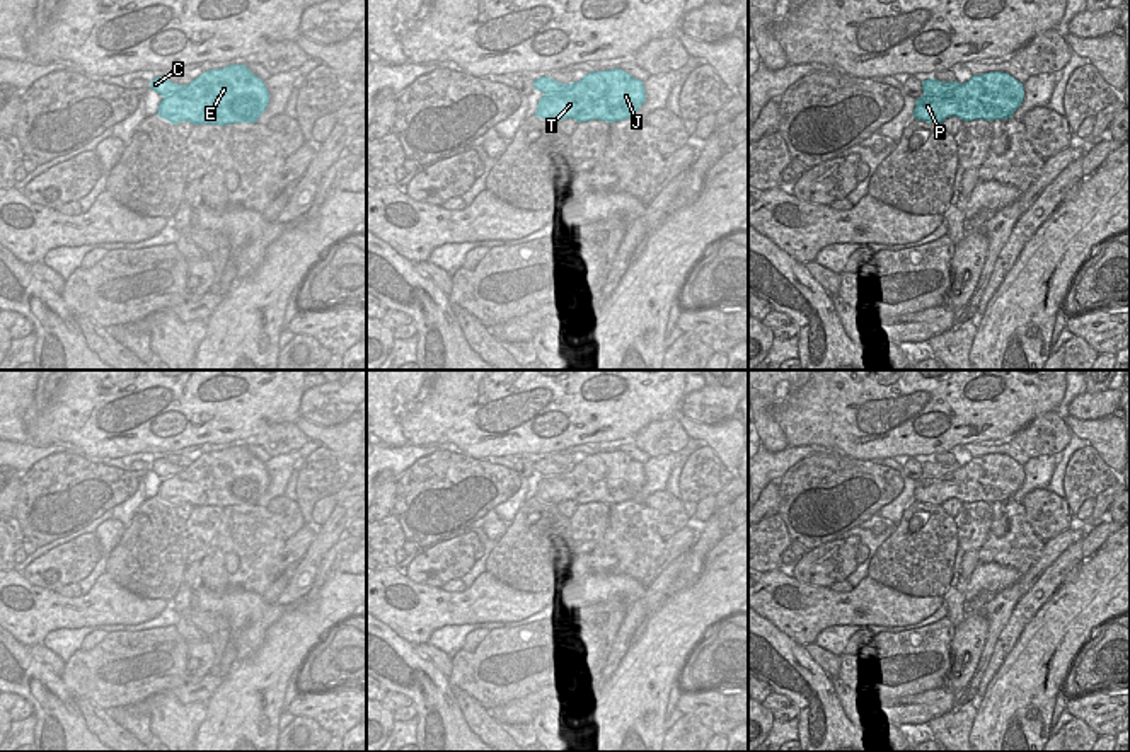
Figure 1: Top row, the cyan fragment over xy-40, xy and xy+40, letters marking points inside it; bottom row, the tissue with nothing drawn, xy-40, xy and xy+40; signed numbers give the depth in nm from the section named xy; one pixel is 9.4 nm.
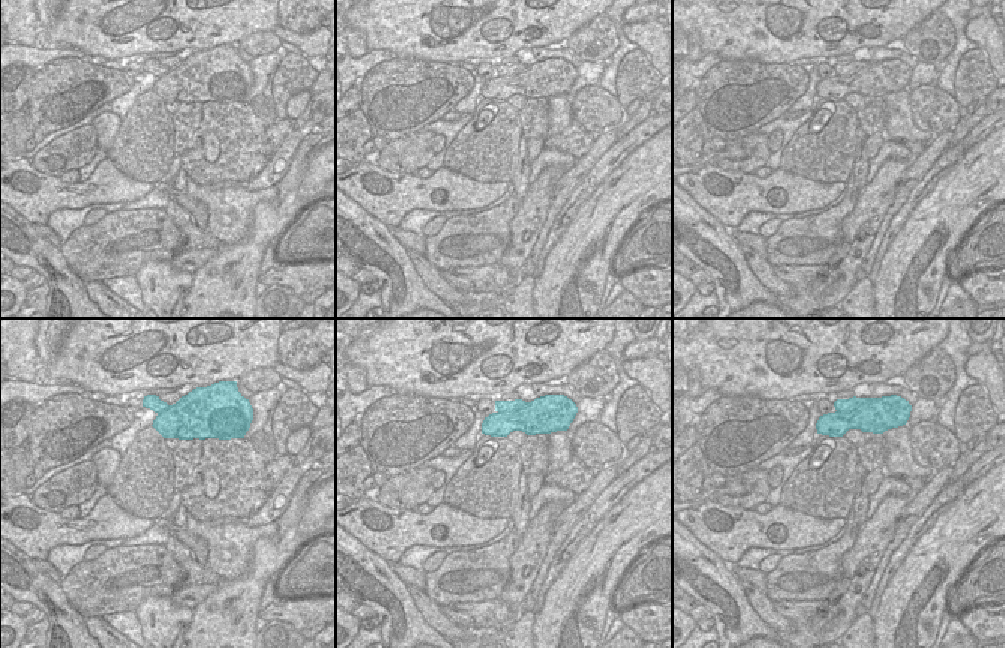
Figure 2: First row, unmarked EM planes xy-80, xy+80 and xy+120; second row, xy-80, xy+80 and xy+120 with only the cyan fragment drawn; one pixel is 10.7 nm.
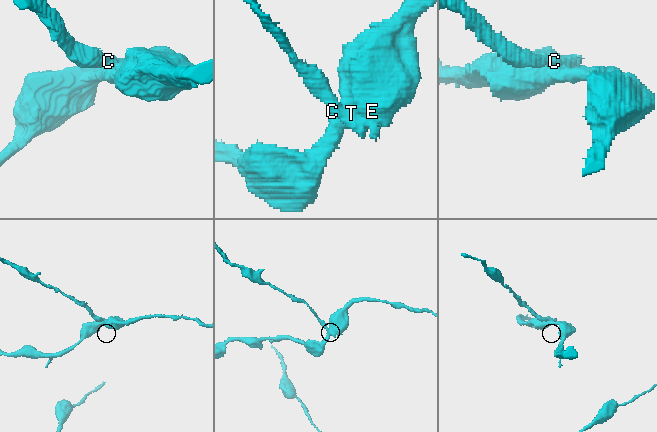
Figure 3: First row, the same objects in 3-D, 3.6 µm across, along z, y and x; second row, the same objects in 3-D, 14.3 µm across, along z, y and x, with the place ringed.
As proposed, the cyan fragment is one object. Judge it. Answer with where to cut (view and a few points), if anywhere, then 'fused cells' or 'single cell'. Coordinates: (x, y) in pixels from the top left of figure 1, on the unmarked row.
xy+40 (962, 466), (924, 478) | fused cells

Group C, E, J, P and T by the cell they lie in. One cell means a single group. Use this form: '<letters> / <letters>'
C / E J P T

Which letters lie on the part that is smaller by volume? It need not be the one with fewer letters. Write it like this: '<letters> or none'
C

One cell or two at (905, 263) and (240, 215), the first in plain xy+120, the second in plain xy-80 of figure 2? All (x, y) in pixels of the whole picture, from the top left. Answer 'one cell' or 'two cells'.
two cells

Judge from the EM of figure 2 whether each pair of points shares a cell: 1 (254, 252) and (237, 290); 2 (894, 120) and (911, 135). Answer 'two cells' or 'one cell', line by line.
1: one cell
2: one cell

